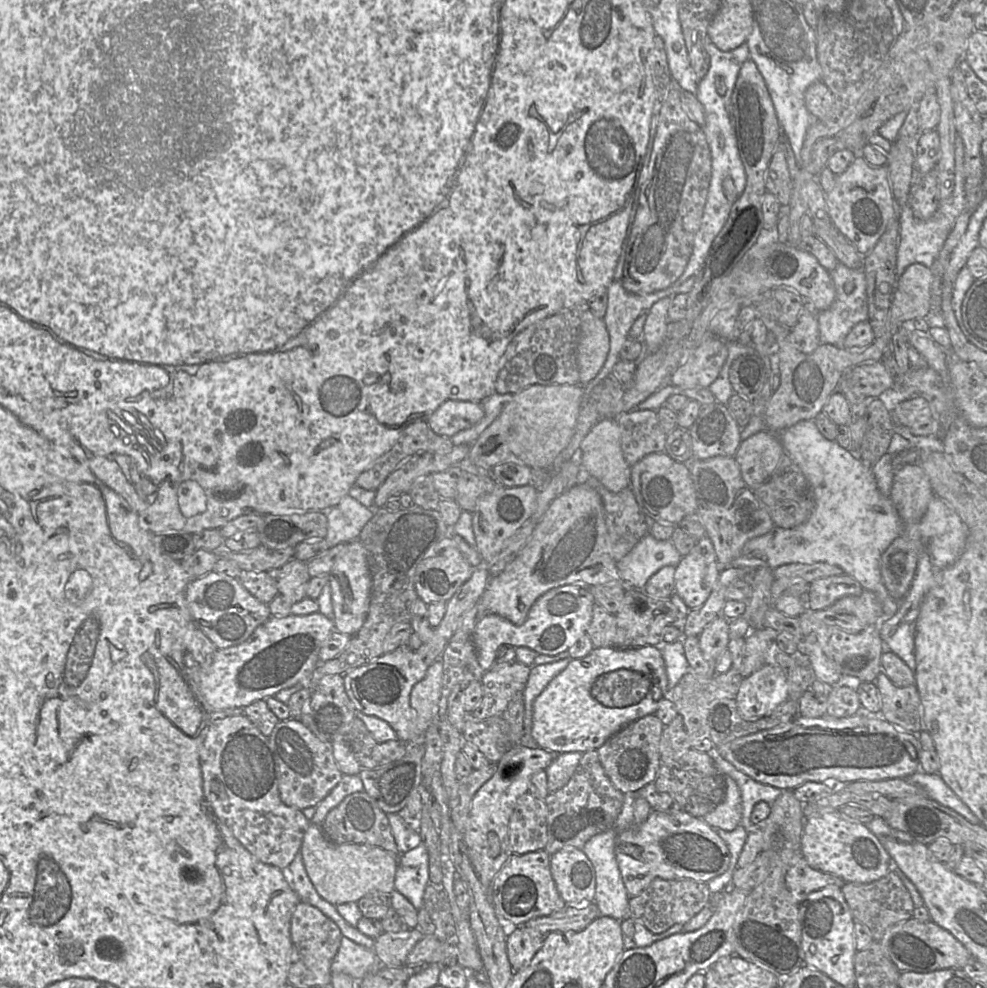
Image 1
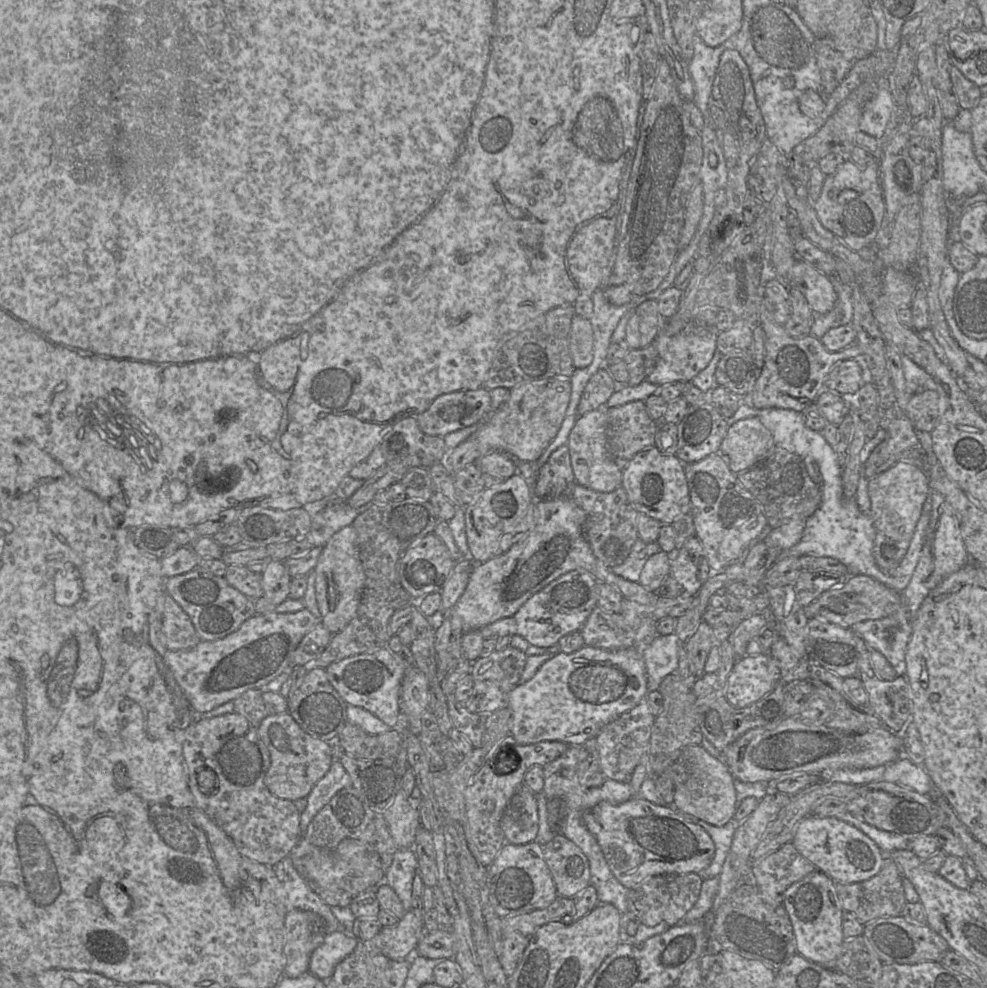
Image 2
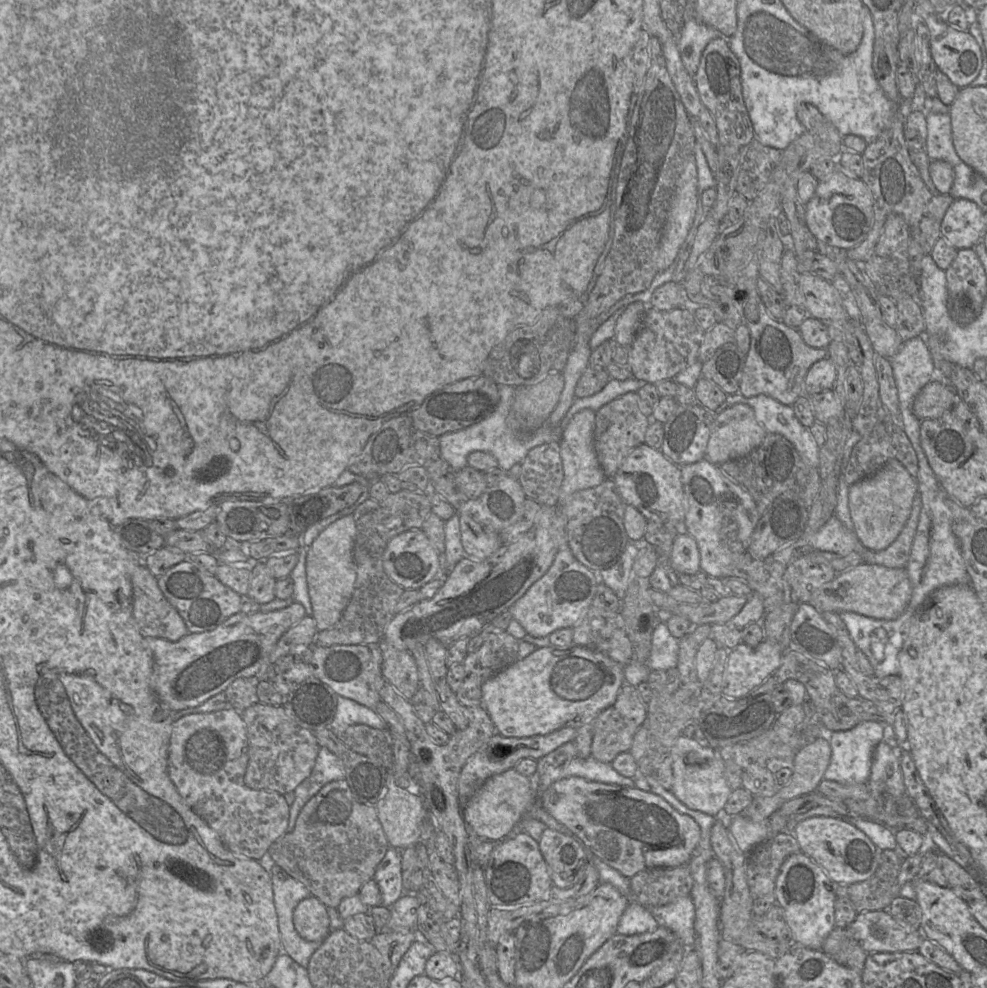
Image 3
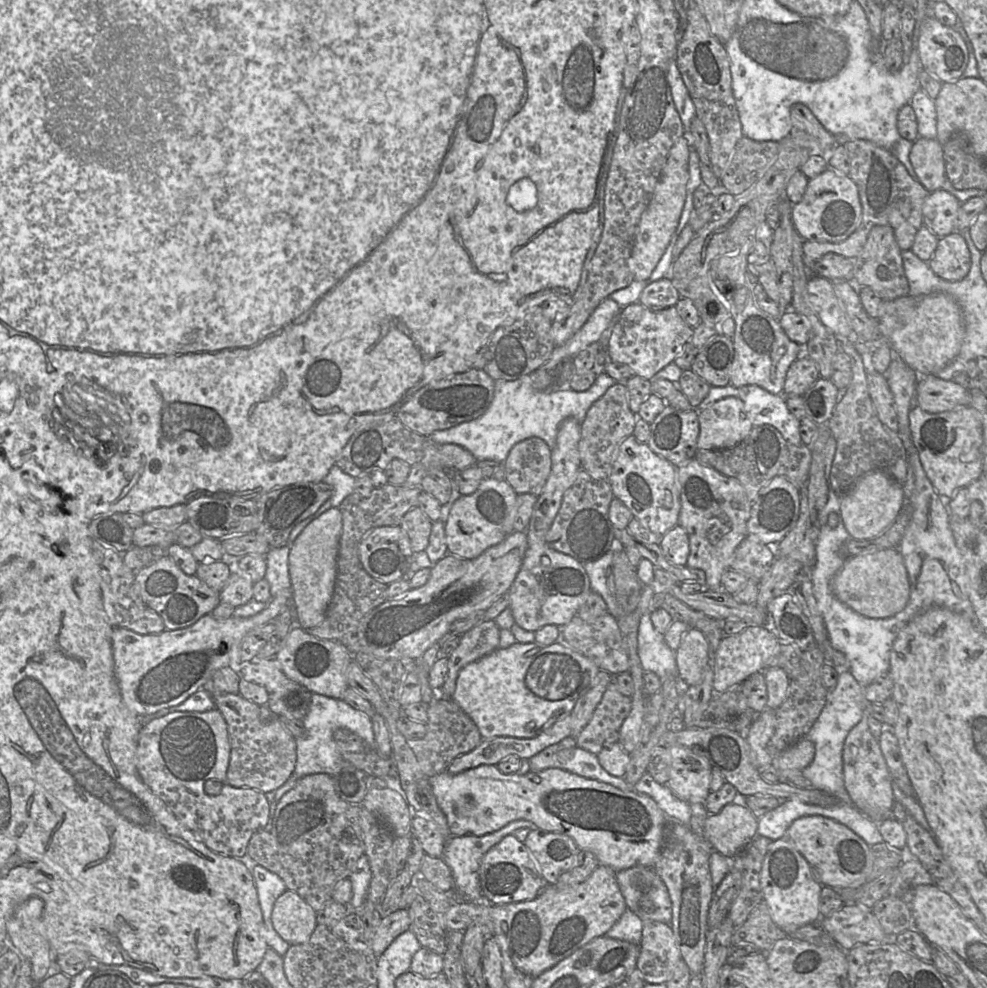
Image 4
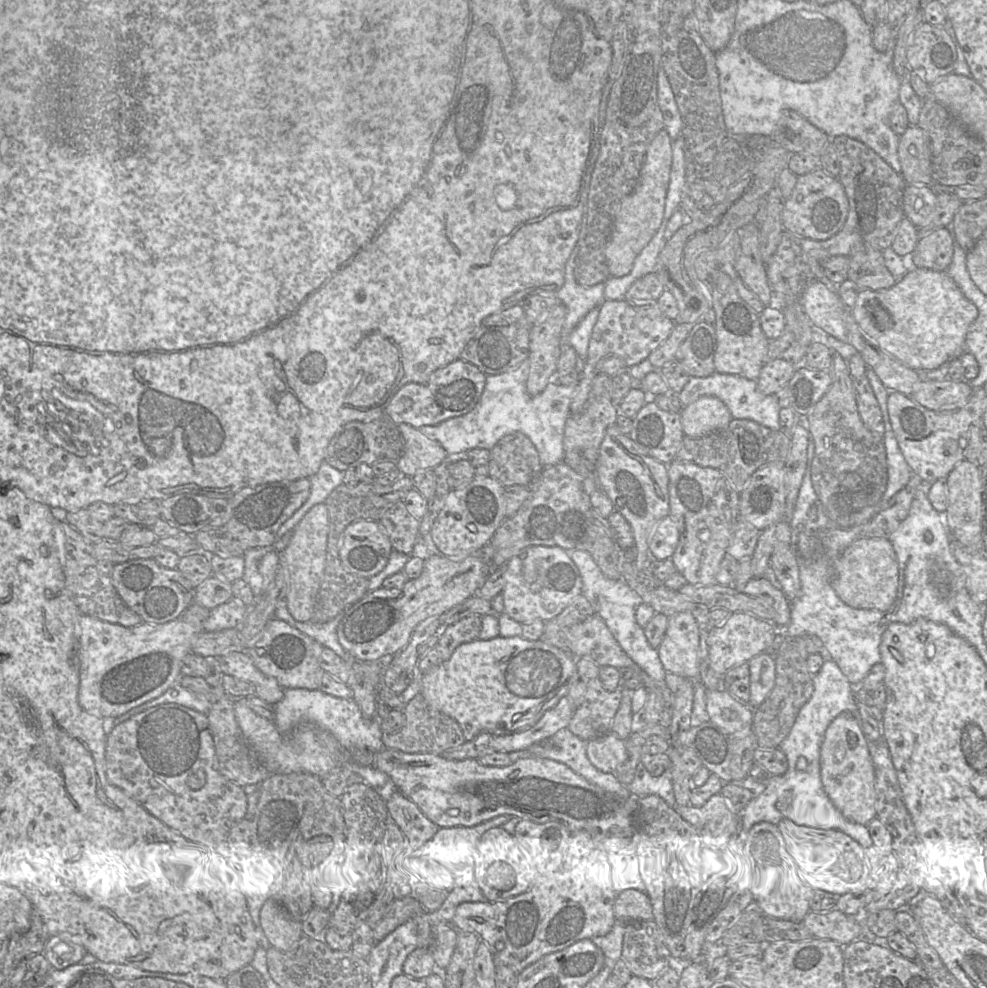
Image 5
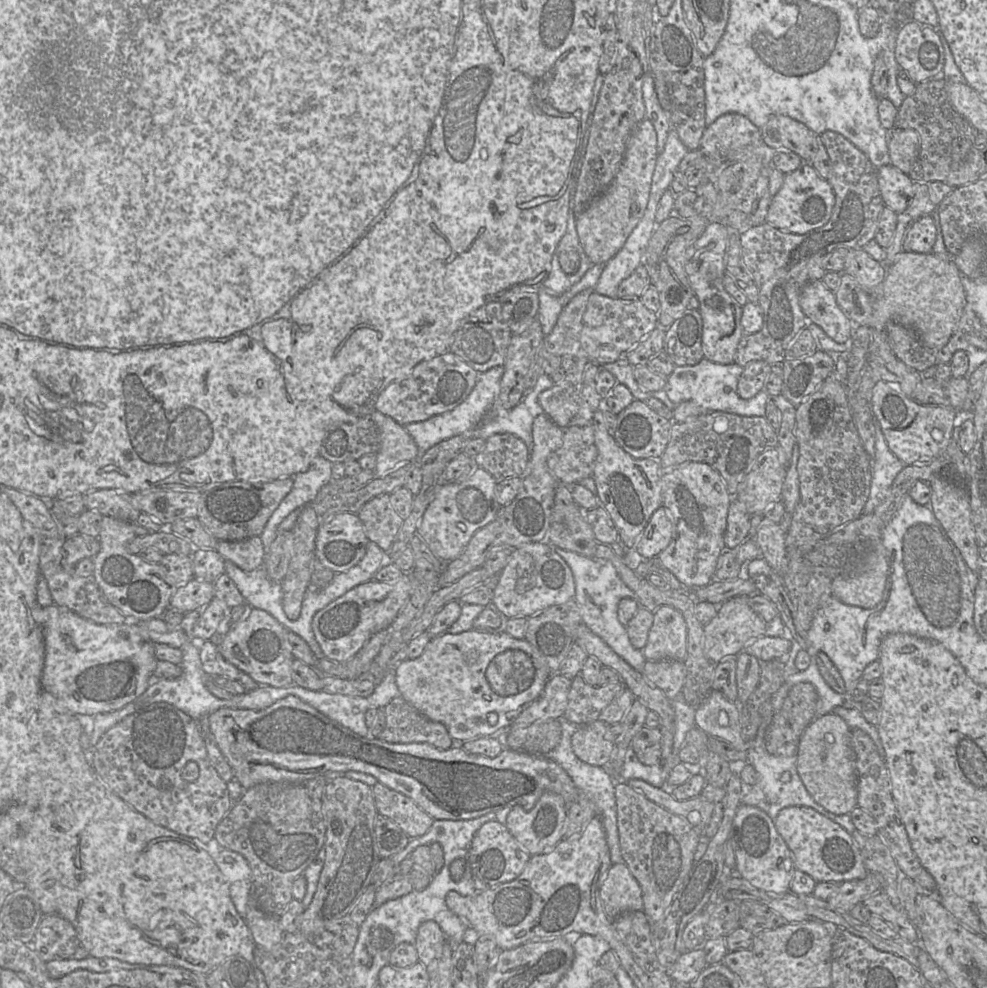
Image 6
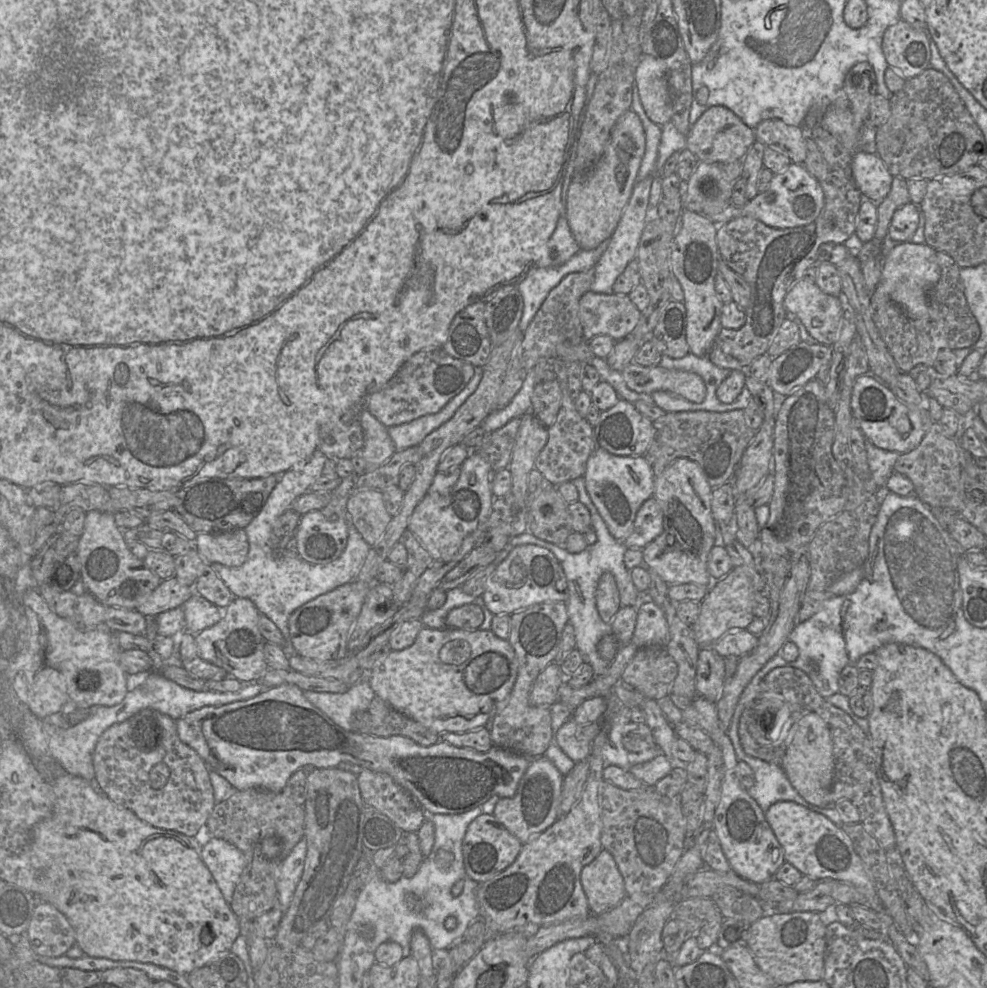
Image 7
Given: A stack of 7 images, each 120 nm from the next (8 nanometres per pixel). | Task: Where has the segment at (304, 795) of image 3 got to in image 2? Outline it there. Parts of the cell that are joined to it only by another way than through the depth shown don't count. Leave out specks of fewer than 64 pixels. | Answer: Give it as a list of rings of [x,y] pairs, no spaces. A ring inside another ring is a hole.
[[[333,760],[328,772],[313,787],[307,796],[307,806],[300,814],[300,829],[302,834],[316,814],[342,789],[352,787],[350,775],[343,765]]]

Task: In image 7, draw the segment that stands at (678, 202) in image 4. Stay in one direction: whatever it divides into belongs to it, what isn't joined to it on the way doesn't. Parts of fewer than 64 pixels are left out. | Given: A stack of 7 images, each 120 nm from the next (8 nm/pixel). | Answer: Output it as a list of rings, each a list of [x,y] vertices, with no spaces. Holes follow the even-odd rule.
[[[629,110],[616,122],[598,163],[590,170],[574,175],[569,182],[565,217],[579,247],[594,250],[609,240],[638,181],[638,172],[645,153],[646,137],[639,116]]]

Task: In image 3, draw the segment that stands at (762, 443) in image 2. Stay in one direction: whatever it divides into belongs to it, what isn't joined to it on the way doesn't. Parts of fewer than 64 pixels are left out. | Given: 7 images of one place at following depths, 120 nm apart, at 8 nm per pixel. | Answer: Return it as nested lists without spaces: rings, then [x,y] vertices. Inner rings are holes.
[[[735,404],[717,413],[705,458],[720,465],[746,456],[763,442],[766,434],[750,406]]]

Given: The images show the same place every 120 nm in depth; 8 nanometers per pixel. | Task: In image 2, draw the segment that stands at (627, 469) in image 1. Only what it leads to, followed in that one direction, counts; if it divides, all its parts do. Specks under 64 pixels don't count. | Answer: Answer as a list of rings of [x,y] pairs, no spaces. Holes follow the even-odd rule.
[[[593,410],[578,416],[569,434],[567,447],[577,484],[599,492],[612,492],[621,487],[623,470],[612,459],[606,438],[605,410]]]

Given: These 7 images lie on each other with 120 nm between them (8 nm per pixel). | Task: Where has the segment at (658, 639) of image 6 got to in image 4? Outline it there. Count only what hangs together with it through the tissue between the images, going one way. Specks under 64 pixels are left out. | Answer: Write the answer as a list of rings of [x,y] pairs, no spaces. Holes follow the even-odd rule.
[[[690,627],[675,651],[677,675],[689,686],[698,683],[710,666],[709,643],[697,628]]]

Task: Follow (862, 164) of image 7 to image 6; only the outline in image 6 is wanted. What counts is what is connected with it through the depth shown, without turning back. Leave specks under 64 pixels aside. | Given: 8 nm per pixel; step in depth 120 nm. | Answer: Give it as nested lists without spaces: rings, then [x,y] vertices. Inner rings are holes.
[[[892,164],[877,168],[882,199],[897,214],[903,213],[914,196],[914,181]]]

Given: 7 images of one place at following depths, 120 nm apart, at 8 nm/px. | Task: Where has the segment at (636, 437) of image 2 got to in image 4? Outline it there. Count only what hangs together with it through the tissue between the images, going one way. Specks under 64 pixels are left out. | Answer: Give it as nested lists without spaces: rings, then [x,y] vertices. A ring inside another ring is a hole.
[[[617,382],[589,408],[581,423],[581,438],[578,444],[582,469],[595,479],[609,479],[619,446],[629,436],[633,436],[638,417],[629,407],[629,394],[624,383]]]

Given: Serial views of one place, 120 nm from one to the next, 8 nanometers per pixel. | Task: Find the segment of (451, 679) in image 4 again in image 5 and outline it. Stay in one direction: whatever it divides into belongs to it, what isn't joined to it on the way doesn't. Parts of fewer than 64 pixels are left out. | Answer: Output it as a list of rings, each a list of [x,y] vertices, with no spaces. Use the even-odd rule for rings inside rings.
[[[468,616],[440,631],[440,638],[432,648],[441,653],[442,662],[450,659],[461,644],[479,639],[482,628],[482,616]]]

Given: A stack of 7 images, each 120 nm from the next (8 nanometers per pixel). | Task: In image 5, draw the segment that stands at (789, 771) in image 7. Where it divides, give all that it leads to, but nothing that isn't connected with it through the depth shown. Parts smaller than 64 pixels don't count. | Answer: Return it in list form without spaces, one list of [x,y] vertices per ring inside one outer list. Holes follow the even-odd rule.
[[[851,713],[836,717],[825,731],[820,747],[820,773],[825,792],[834,806],[850,820],[866,825],[876,817],[875,810],[875,765],[868,749],[868,739],[863,733],[858,721]]]

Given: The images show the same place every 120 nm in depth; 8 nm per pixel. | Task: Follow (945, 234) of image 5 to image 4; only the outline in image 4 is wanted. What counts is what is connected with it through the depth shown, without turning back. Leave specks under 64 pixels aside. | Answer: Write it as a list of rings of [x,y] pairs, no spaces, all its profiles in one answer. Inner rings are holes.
[[[958,232],[939,237],[936,250],[927,262],[933,272],[947,281],[964,279],[971,268],[971,254]]]

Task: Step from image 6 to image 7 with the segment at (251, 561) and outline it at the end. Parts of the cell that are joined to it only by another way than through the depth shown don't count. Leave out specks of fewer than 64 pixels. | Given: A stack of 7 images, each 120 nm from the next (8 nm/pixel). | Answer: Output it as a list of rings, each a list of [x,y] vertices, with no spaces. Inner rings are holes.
[[[244,529],[219,533],[197,533],[194,548],[207,563],[239,567],[247,559],[249,541]]]

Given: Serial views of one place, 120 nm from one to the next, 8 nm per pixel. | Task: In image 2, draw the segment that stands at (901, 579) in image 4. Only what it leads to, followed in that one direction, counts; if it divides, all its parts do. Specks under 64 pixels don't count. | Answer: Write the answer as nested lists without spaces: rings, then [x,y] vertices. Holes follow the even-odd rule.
[[[851,575],[840,588],[824,592],[813,603],[803,607],[806,616],[850,629],[856,623],[876,620],[895,613],[900,606],[901,592],[888,588],[878,580],[867,575]]]

